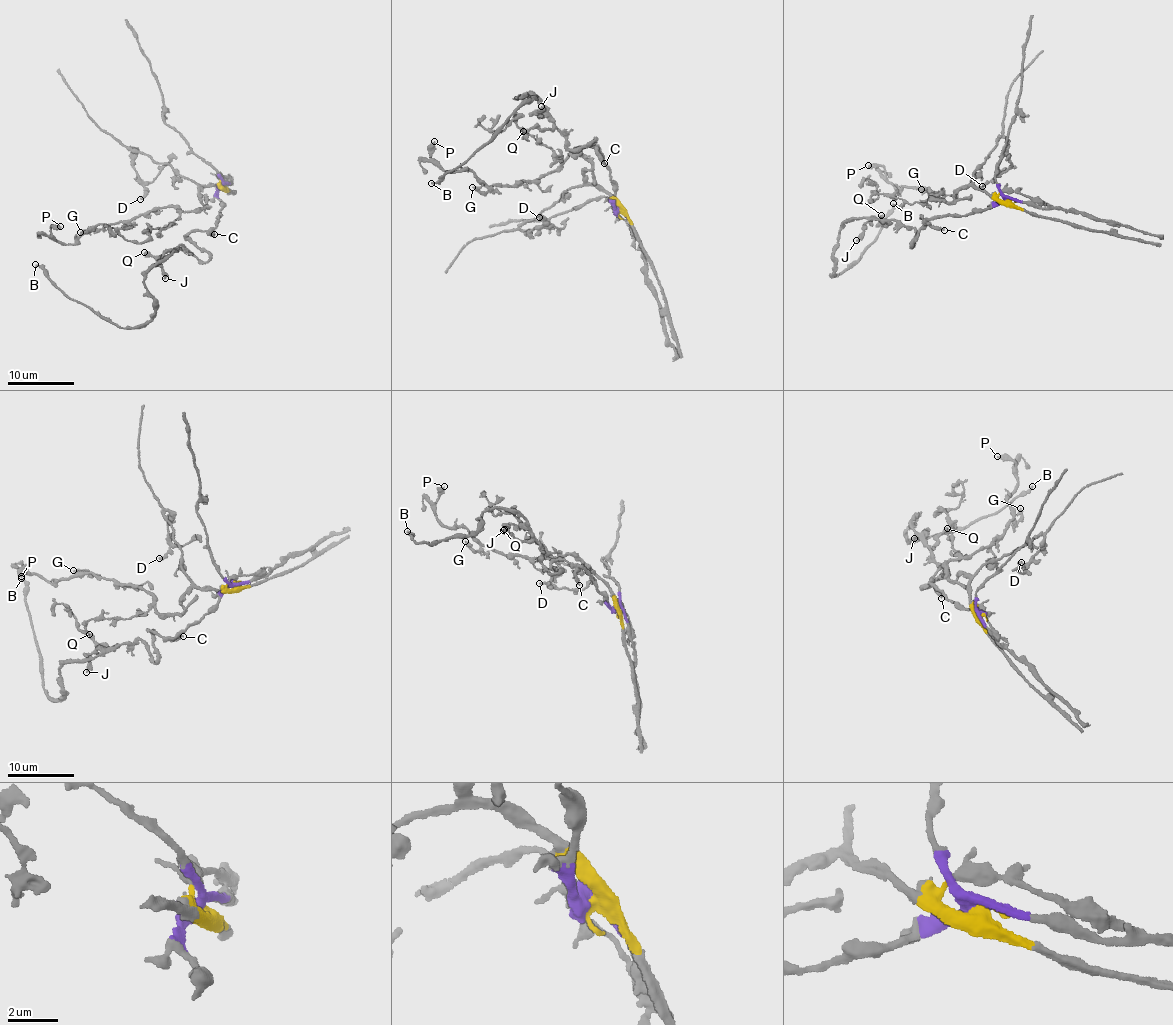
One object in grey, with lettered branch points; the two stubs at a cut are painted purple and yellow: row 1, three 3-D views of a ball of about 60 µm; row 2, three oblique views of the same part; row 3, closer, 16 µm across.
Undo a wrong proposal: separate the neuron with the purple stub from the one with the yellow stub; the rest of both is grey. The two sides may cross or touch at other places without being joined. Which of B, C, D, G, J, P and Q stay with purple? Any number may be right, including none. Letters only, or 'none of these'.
B, C, J, Q

